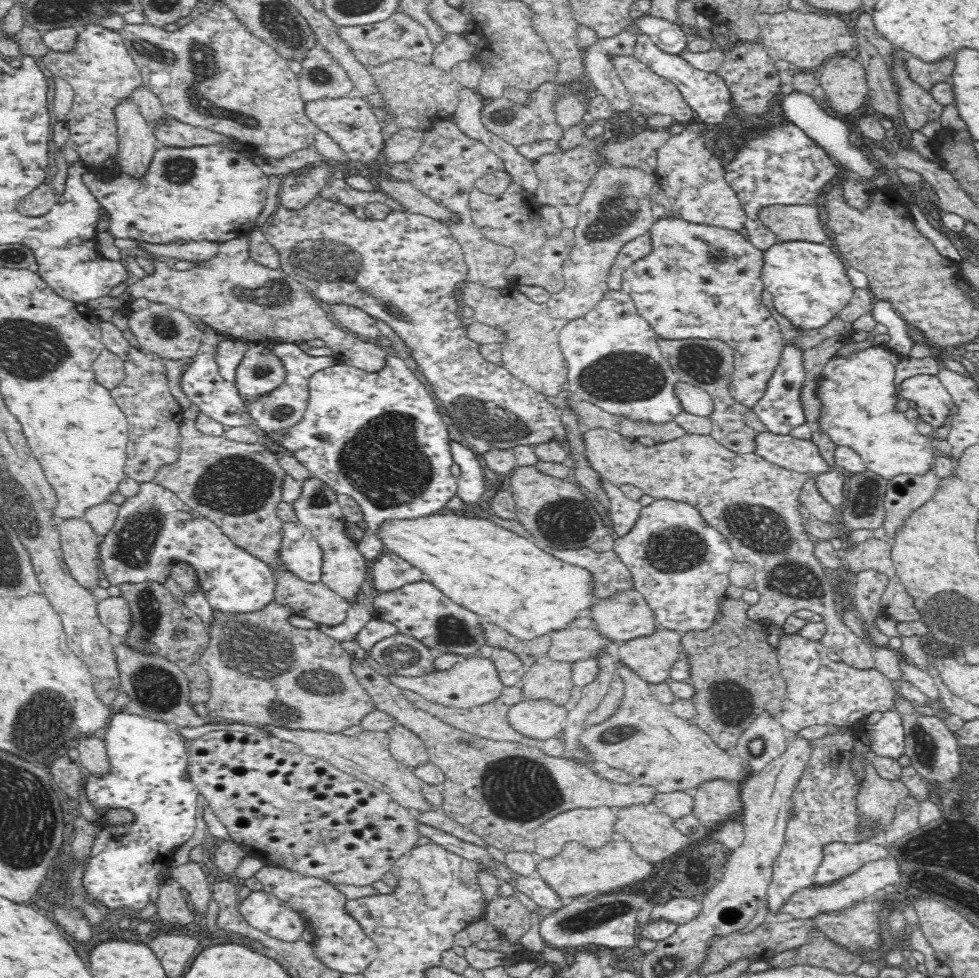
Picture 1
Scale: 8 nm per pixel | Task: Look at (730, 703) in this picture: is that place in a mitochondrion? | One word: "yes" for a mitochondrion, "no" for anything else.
yes

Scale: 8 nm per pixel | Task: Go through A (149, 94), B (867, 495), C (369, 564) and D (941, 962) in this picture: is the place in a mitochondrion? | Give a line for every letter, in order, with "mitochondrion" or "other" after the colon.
A: other
B: mitochondrion
C: other
D: other

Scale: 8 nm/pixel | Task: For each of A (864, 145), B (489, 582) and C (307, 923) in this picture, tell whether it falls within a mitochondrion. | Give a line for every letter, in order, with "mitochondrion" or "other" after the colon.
A: other
B: other
C: other

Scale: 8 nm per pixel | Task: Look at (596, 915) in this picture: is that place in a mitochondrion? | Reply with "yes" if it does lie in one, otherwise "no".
yes

